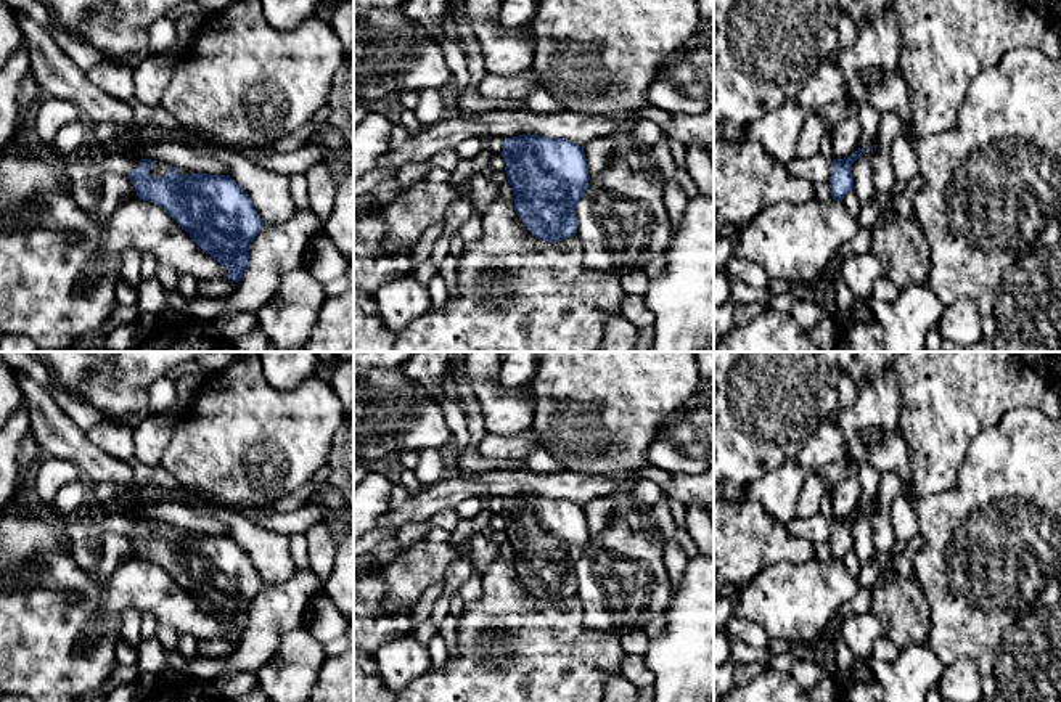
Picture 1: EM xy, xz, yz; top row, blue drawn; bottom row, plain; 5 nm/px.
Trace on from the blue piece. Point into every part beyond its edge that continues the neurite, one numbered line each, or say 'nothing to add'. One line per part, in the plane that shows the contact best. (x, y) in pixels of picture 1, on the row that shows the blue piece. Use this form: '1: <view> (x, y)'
nothing to add

